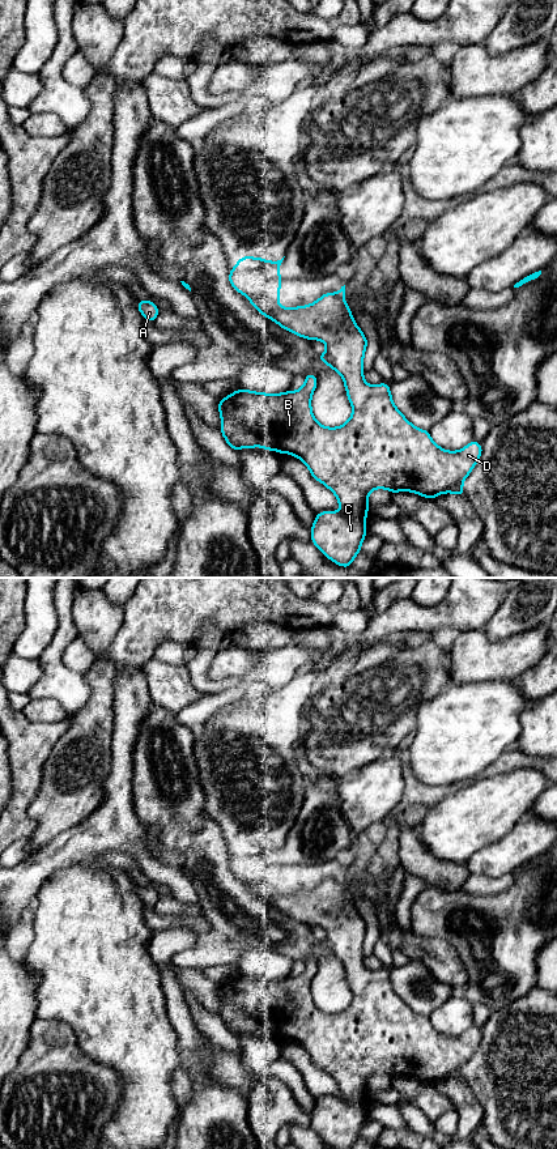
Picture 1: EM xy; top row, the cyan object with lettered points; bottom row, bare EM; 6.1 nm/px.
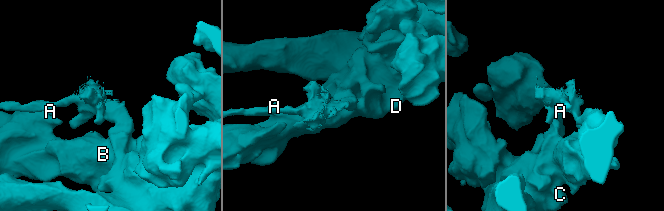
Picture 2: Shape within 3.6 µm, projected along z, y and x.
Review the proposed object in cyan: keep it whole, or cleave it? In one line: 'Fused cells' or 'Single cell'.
Fused cells

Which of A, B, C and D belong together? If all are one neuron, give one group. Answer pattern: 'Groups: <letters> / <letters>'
Groups: A / B C D

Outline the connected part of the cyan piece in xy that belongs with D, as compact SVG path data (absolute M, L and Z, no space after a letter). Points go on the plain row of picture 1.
M323 880L315 895L314 925L327 931L327 936L318 942L341 961L353 993L350 1004L339 1013L326 1013L314 1004L311 982L318 966L315 959L310 958L298 976L263 979L241 974L218 986L220 1017L234 1037L260 1031L302 1046L311 1061L336 1081L341 1093L340 1098L316 1099L311 1127L335 1149L352 1149L367 1120L365 1103L369 1101L371 1076L387 1074L392 1080L412 1077L429 1085L443 1078L464 1082L463 1067L477 1050L482 1033L472 1026L459 1037L441 1034L428 1016L413 1012L395 992L388 969L371 971L365 967L362 952L367 924L354 908L343 881Z

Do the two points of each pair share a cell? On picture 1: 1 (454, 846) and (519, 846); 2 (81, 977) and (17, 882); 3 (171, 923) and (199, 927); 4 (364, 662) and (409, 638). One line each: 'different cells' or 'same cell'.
1: different cells
2: different cells
3: same cell
4: same cell

